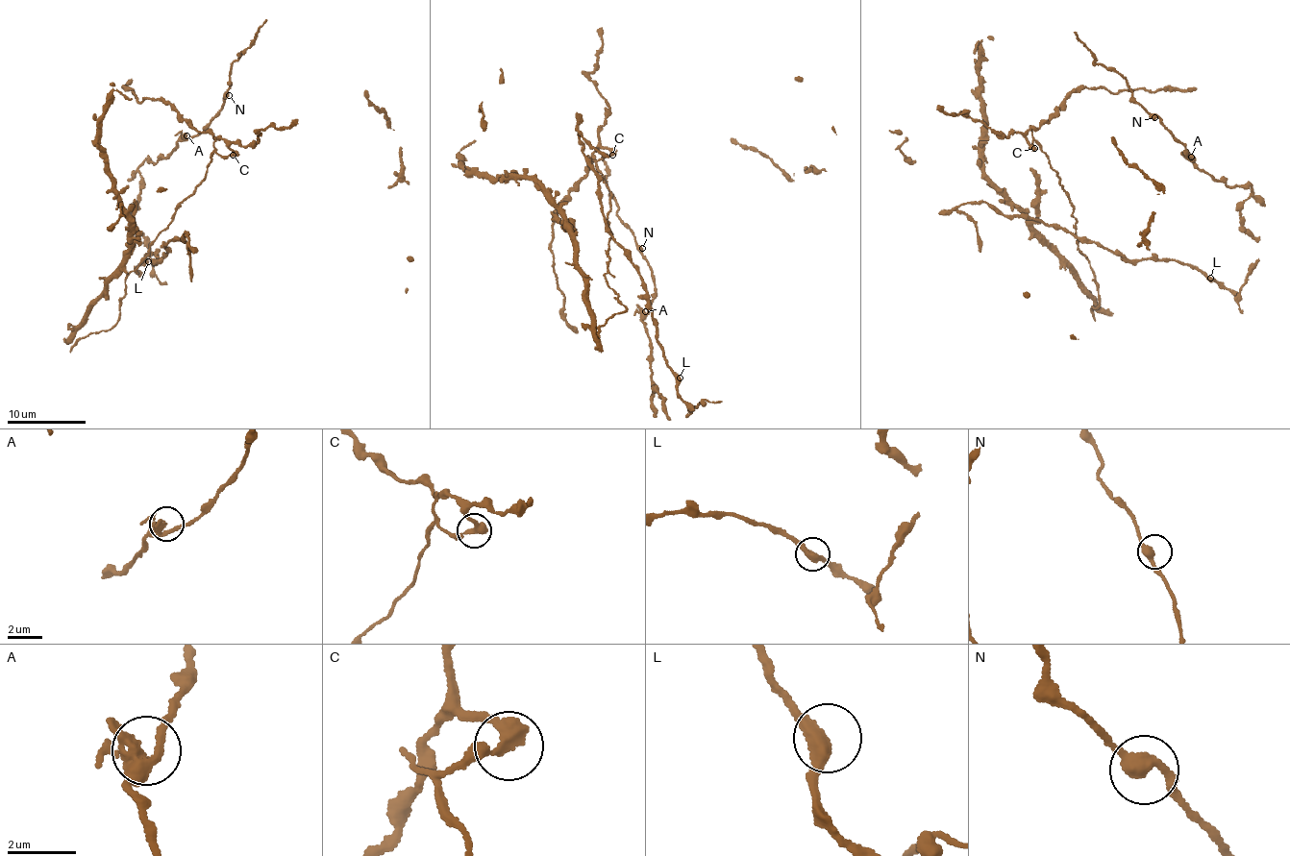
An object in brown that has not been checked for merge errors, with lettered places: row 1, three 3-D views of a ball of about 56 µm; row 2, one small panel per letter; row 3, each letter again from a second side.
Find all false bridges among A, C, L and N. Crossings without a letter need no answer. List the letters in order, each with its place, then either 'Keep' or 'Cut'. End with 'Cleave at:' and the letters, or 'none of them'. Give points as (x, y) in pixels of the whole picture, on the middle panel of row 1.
A: Place: (645, 311). Keep
C: Place: (612, 155). Cut
L: Place: (680, 378). Keep
N: Place: (642, 248). Keep
Cleave at: C

